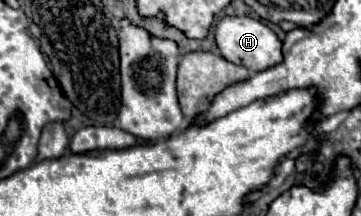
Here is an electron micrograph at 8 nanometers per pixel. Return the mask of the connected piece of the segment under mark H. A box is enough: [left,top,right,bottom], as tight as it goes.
[215,16,283,72]

